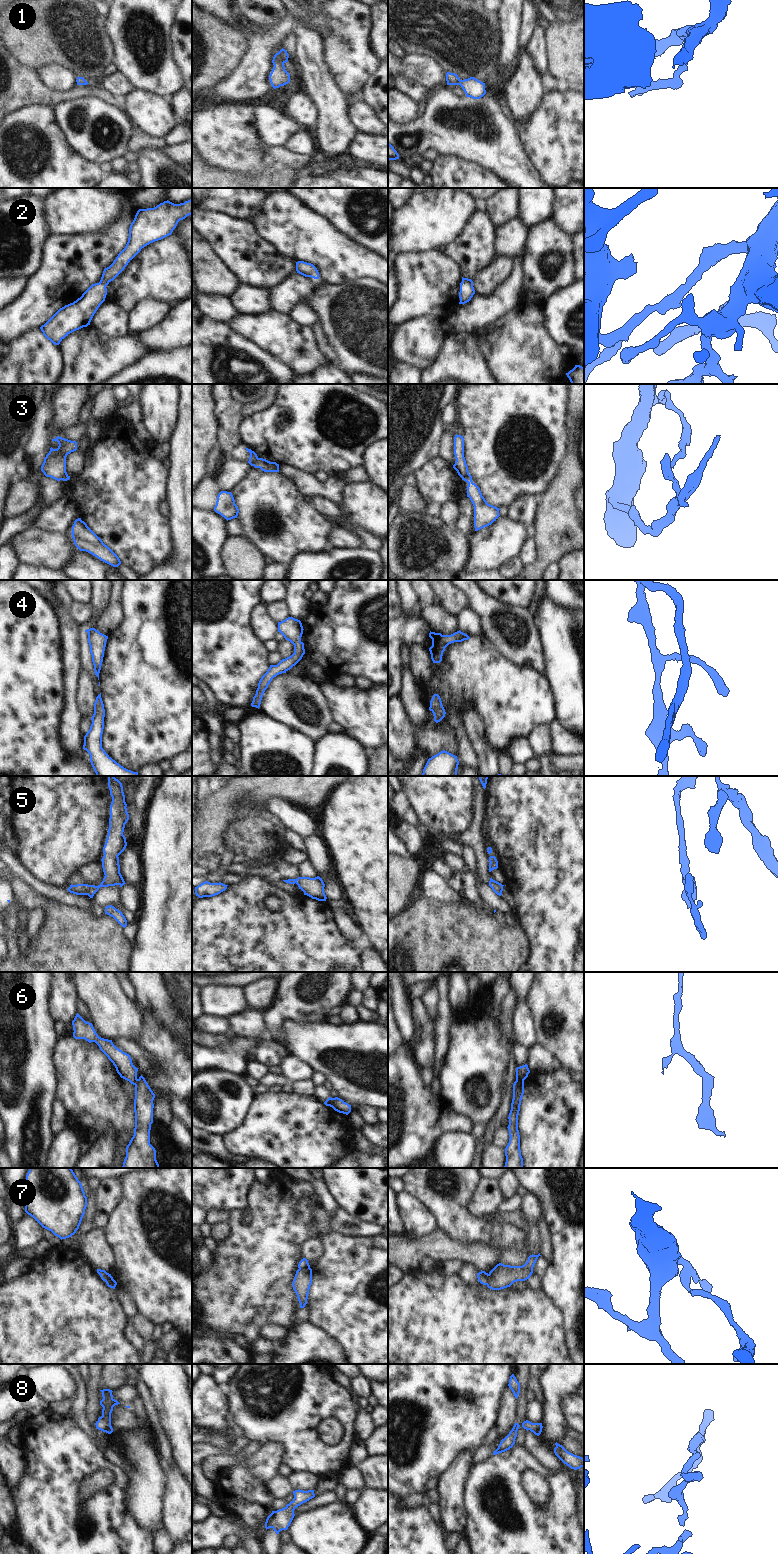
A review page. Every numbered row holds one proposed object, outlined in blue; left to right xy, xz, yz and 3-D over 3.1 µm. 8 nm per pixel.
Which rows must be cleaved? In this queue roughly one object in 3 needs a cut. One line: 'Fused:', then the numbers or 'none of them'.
Fused: 3, 6, 7

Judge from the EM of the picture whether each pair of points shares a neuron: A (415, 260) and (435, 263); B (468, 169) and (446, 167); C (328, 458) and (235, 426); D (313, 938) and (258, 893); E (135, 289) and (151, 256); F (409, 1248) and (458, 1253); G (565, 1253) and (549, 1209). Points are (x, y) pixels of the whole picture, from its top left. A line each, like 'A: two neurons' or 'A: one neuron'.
A: one neuron
B: one neuron
C: two neurons
D: one neuron
E: one neuron
F: one neuron
G: one neuron

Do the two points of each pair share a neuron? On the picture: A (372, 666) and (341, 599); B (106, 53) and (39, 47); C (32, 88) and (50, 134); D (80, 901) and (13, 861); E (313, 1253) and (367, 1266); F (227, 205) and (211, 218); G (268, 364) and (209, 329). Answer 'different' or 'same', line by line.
A: same
B: same
C: different
D: same
E: different
F: different
G: same

